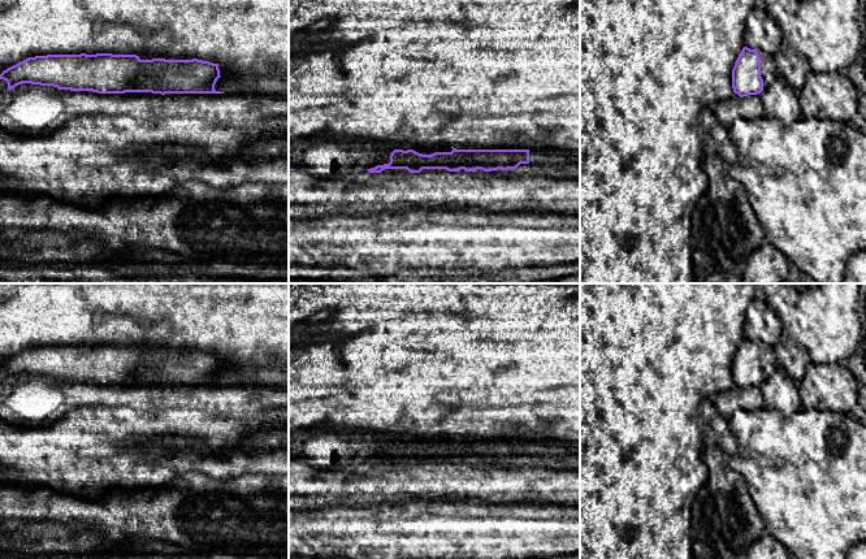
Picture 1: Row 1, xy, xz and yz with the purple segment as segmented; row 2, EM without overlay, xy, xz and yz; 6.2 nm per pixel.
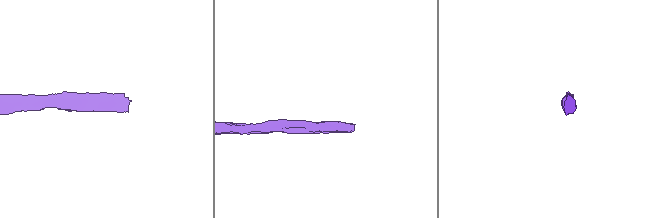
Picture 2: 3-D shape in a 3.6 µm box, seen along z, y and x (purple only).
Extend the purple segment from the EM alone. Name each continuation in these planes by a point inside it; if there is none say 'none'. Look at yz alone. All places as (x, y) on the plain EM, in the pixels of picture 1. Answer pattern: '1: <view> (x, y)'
1: yz (769, 363)

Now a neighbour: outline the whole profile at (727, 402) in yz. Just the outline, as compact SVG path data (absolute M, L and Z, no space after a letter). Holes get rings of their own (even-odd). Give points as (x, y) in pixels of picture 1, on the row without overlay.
M735 384L729 390L714 396L713 402L719 413L727 420L739 407L742 410L758 410L761 407L765 407L761 387L748 386L740 389Z

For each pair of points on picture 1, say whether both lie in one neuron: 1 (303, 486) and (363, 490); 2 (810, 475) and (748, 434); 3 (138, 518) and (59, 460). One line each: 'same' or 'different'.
1: same
2: same
3: different

